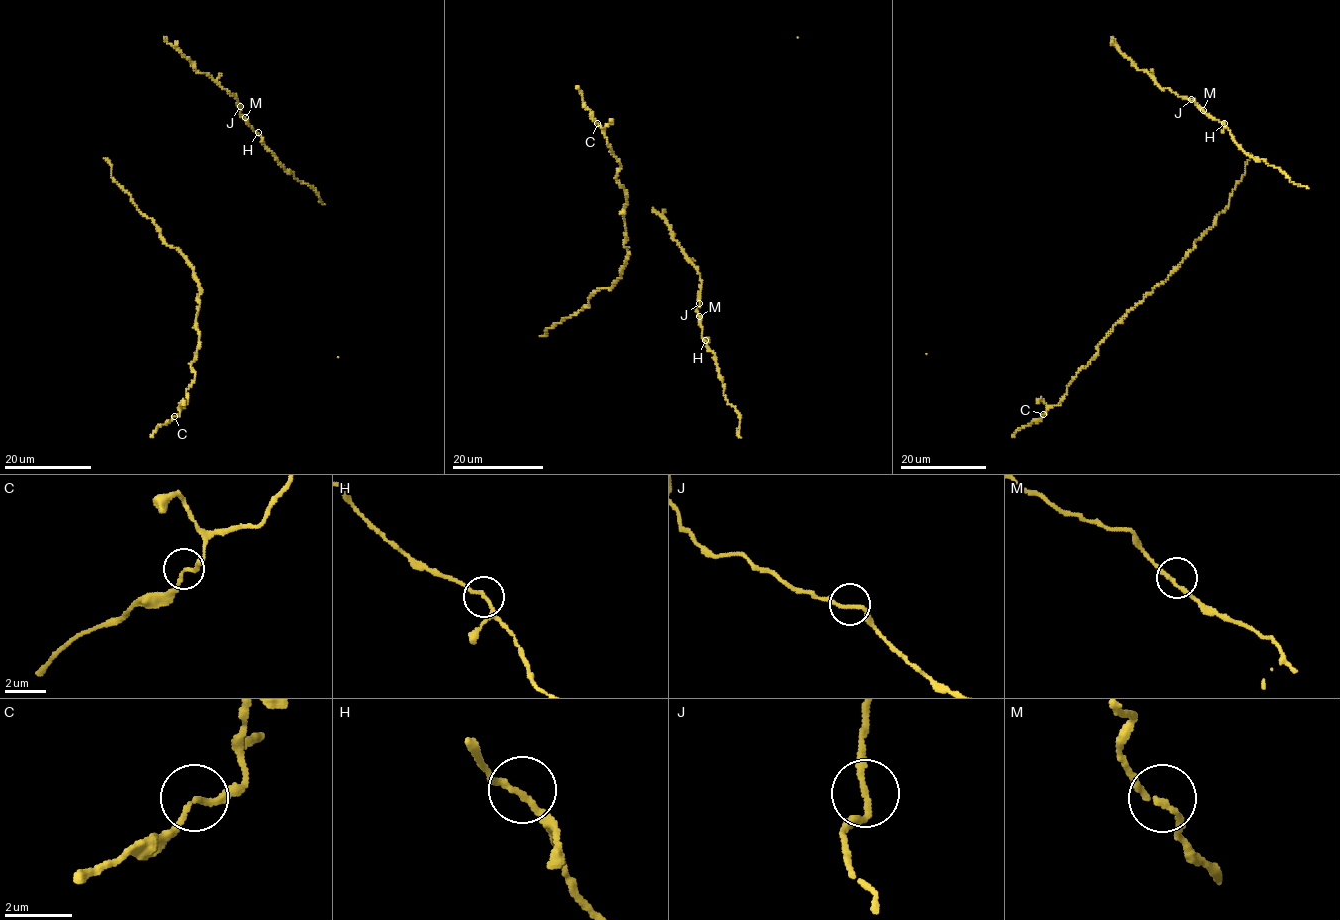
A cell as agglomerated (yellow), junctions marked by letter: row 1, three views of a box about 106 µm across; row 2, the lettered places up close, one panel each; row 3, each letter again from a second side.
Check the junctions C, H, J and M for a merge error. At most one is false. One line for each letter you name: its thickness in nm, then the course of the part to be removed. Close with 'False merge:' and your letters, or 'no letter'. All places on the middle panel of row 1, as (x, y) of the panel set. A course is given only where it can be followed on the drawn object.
False merge: no letter

